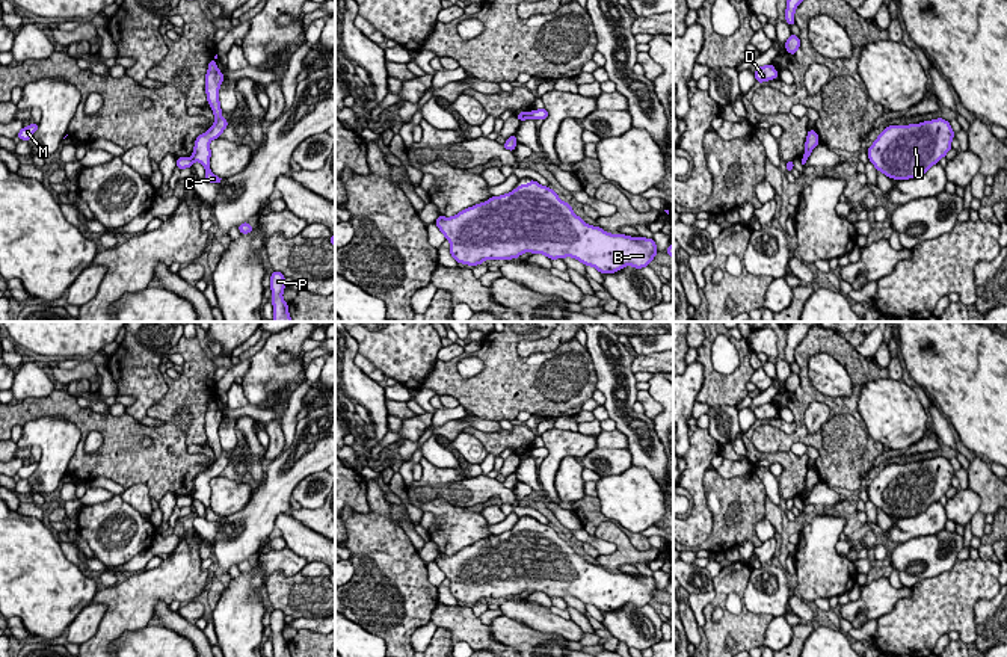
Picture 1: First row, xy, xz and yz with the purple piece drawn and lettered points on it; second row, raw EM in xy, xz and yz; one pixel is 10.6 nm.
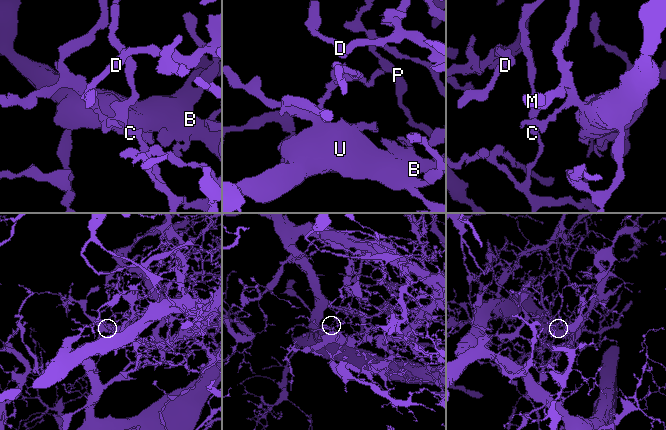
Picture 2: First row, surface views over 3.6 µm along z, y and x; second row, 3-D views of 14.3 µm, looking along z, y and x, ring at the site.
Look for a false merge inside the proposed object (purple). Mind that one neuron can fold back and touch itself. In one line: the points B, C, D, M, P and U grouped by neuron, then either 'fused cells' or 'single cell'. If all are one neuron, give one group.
groups B D M U / C P; fused cells

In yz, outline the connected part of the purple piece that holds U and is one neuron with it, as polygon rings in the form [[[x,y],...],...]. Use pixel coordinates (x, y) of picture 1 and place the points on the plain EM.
[[[947,458],[888,464],[867,488],[877,509],[894,518],[916,517],[953,486],[954,470]]]

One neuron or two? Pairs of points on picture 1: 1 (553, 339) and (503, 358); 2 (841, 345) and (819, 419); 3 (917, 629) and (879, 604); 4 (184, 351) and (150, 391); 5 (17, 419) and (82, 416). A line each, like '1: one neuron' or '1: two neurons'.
1: two neurons
2: two neurons
3: two neurons
4: two neurons
5: one neuron

